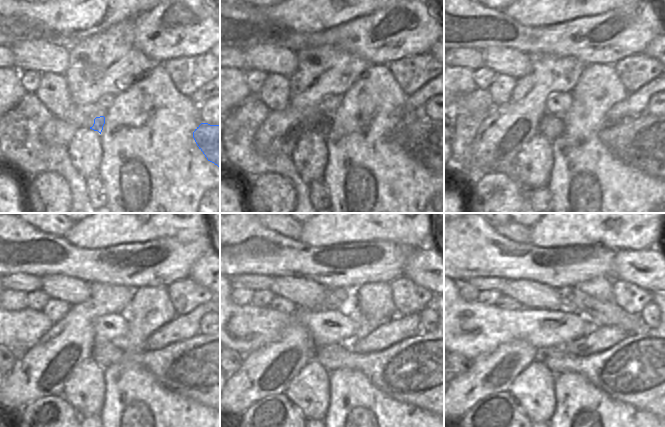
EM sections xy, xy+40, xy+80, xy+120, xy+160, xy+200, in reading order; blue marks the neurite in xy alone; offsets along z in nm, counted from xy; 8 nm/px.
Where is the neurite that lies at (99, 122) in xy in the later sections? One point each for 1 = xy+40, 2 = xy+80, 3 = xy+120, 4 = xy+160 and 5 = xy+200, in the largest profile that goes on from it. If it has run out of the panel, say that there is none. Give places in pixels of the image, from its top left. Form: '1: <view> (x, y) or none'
1: xy+40 (325, 124)
2: xy+80 (552, 127)
3: xy+120 (199, 368)
4: xy+160 (423, 370)
5: xy+200 (647, 371)

